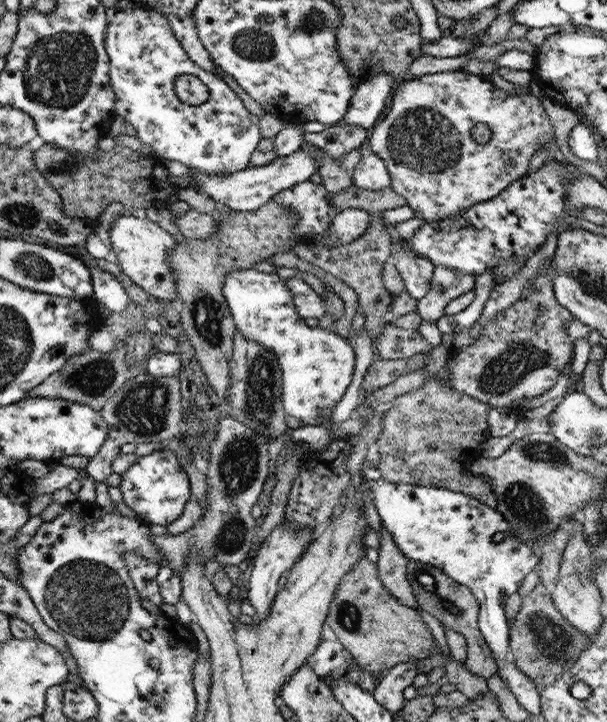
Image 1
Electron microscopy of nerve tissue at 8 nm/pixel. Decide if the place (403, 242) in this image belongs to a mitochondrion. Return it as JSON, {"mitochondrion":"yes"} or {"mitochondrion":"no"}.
{"mitochondrion":"no"}

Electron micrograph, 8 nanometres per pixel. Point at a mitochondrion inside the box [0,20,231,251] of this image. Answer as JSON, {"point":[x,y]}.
{"point":[59,69]}

